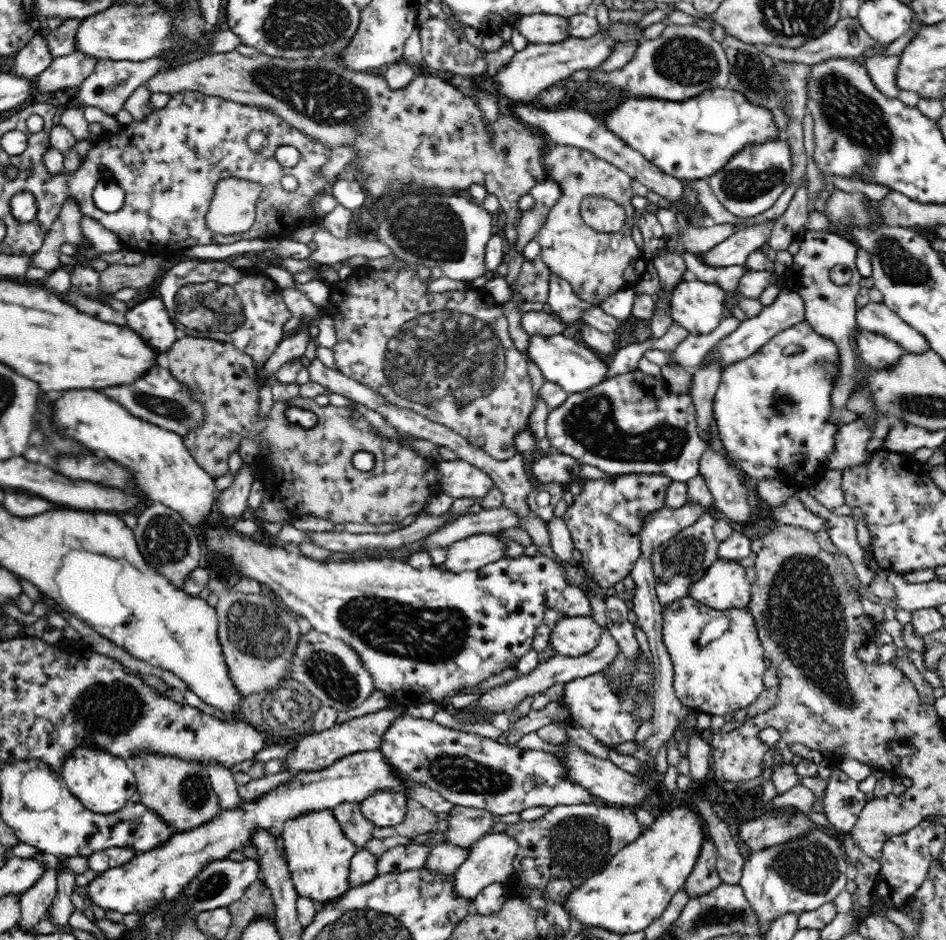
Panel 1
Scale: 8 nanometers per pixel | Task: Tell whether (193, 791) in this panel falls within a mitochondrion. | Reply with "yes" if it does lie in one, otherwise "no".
yes

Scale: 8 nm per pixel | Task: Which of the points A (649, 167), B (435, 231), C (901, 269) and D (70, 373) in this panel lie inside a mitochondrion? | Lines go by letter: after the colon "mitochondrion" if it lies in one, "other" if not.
A: other
B: mitochondrion
C: mitochondrion
D: other

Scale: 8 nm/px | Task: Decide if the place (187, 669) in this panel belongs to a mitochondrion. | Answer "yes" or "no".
no

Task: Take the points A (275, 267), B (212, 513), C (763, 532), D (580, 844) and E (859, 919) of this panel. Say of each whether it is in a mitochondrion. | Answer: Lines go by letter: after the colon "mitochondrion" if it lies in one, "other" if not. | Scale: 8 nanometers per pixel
A: other
B: other
C: other
D: mitochondrion
E: other

